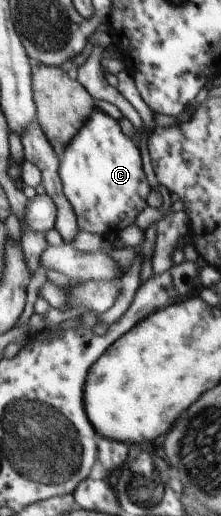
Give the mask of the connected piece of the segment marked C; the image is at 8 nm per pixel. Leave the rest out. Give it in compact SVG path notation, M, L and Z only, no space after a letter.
M93 107L83 127L69 141L59 155L59 169L63 193L74 210L79 230L103 235L109 227L124 227L123 217L129 207L135 207L132 220L147 208L147 195L152 188L143 171L141 153L132 139L123 134L117 120Z

